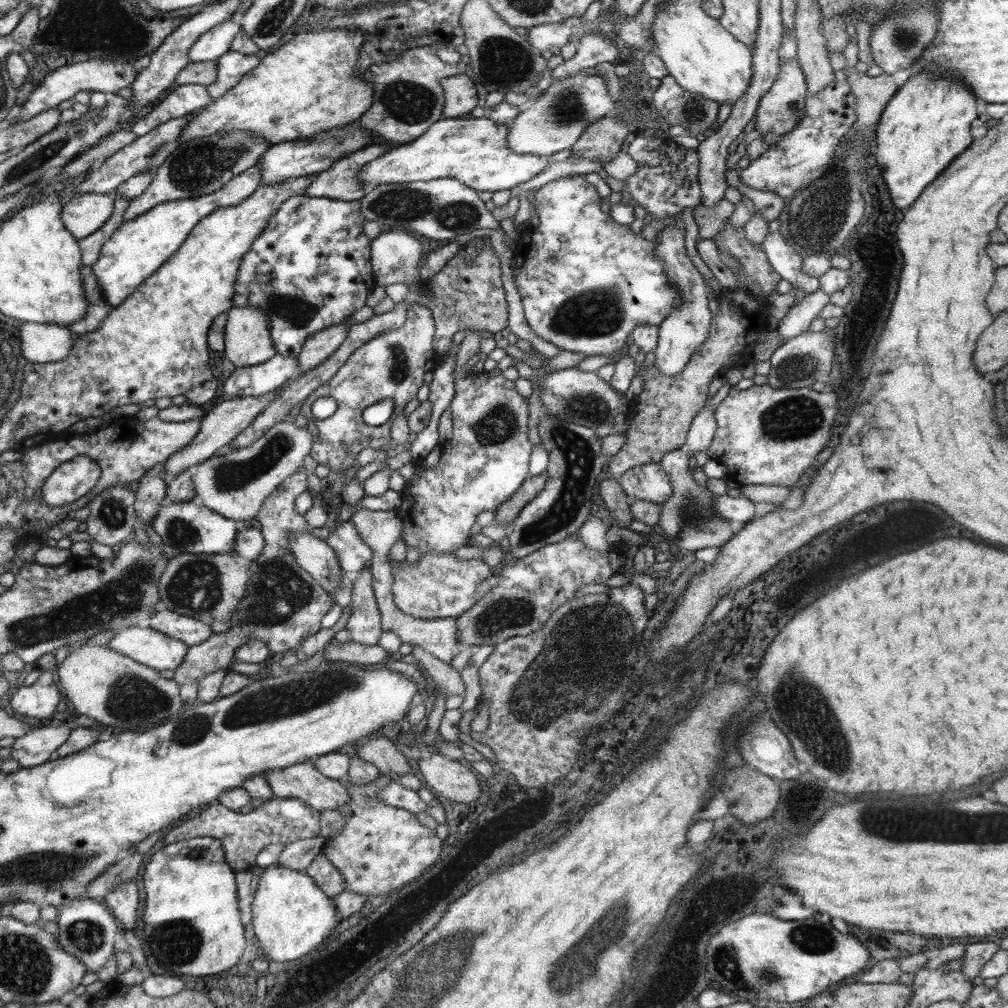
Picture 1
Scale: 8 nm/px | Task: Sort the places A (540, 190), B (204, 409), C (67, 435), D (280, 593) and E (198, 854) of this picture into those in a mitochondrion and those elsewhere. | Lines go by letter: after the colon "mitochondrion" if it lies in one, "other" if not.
A: other
B: other
C: other
D: mitochondrion
E: other

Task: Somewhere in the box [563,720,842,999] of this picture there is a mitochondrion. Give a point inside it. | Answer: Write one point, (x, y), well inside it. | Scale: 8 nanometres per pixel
(763, 975)

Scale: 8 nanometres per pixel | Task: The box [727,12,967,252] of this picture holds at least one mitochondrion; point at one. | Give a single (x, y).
(815, 220)

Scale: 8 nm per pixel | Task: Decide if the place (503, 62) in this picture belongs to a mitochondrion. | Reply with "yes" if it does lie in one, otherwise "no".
yes

